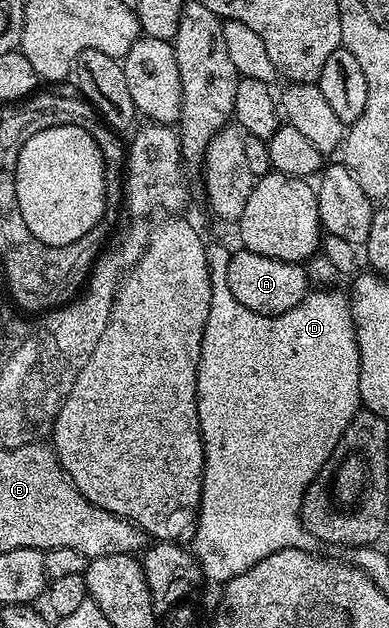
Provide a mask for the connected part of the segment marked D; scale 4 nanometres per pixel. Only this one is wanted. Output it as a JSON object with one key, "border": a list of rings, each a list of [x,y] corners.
{"border":[[[210,241],[205,248],[211,276],[211,308],[207,308],[207,324],[203,332],[203,344],[197,365],[197,415],[199,416],[201,439],[205,445],[205,471],[201,477],[203,488],[197,513],[197,527],[191,543],[191,553],[200,564],[202,575],[218,584],[227,583],[235,576],[243,576],[243,572],[255,568],[259,560],[267,560],[267,556],[275,552],[287,548],[301,548],[310,541],[310,536],[305,531],[305,525],[301,519],[301,501],[309,485],[318,481],[317,473],[328,464],[329,457],[337,450],[337,445],[342,445],[345,430],[362,405],[359,392],[359,344],[353,323],[350,295],[340,294],[335,290],[336,288],[317,288],[306,294],[305,299],[299,304],[295,304],[291,312],[283,312],[274,318],[259,316],[251,312],[251,308],[243,308],[243,304],[235,300],[231,287],[227,285],[225,269],[229,263],[230,253],[230,247],[225,247],[221,242]]]}

